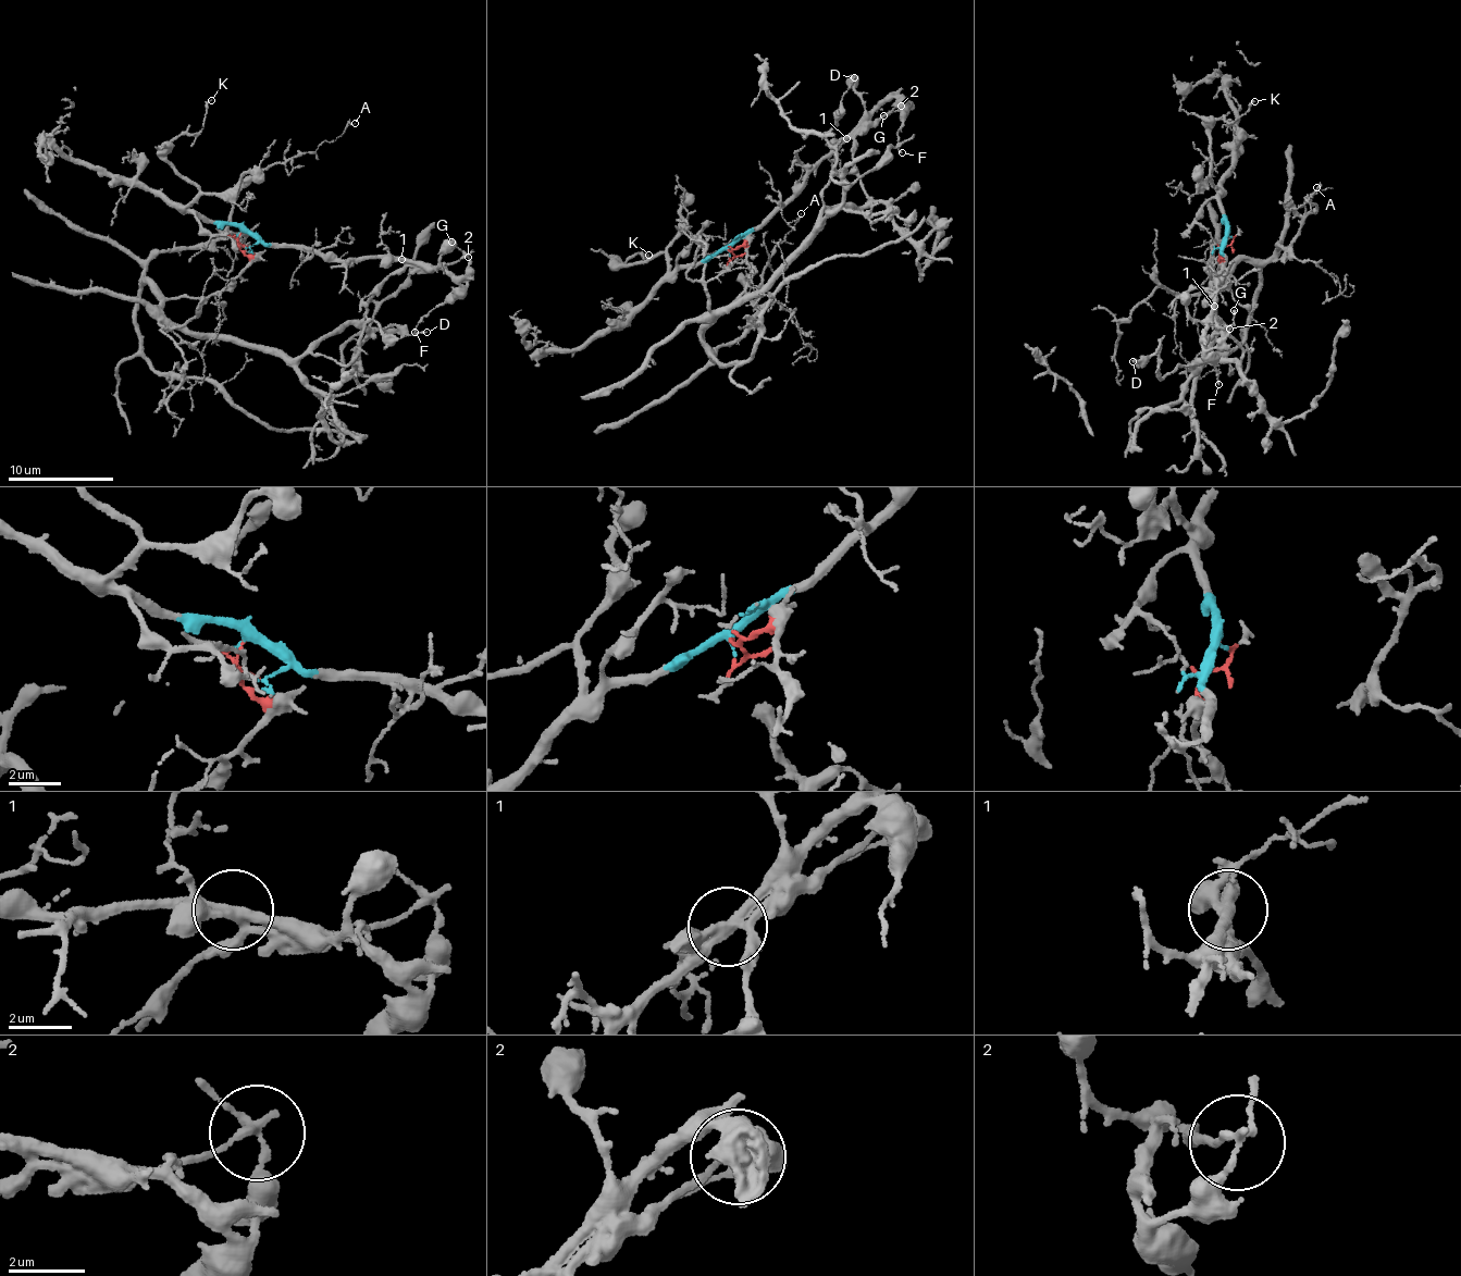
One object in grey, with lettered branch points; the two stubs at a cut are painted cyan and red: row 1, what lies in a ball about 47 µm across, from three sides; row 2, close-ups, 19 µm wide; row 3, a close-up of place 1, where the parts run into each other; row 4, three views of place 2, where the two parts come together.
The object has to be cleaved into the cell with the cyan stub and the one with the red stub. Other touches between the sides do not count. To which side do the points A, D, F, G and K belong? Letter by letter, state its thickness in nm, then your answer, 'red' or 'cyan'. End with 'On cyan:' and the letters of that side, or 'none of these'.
A: 140 nm thick; red
D: 140 nm thick; red
F: 110 nm thick; cyan
G: 140 nm thick; cyan
K: 160 nm thick; cyan
On cyan: F, G, K

